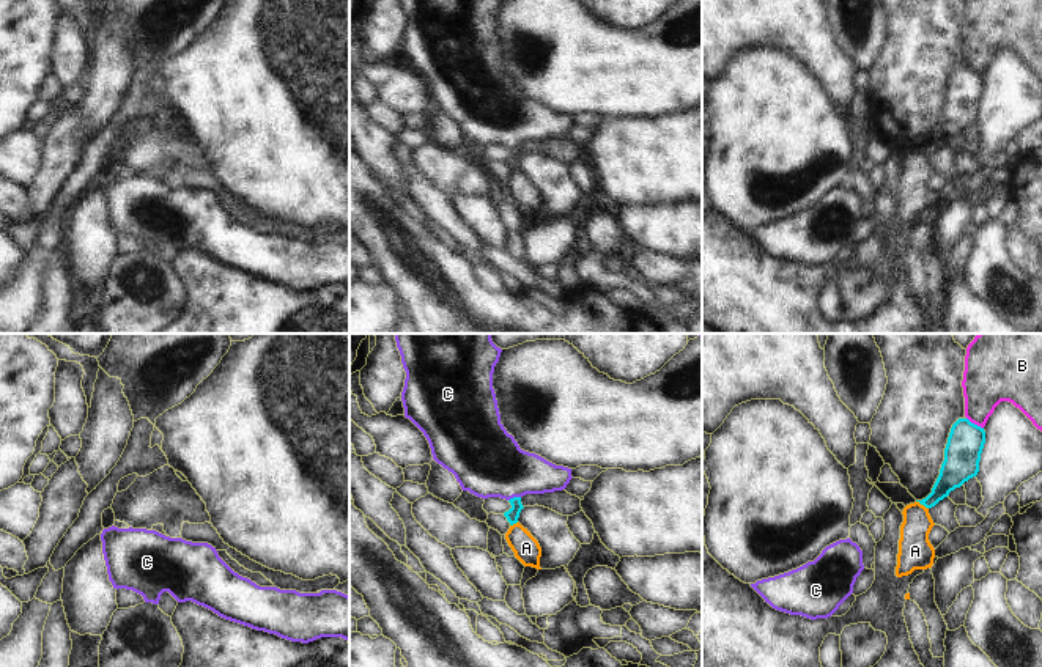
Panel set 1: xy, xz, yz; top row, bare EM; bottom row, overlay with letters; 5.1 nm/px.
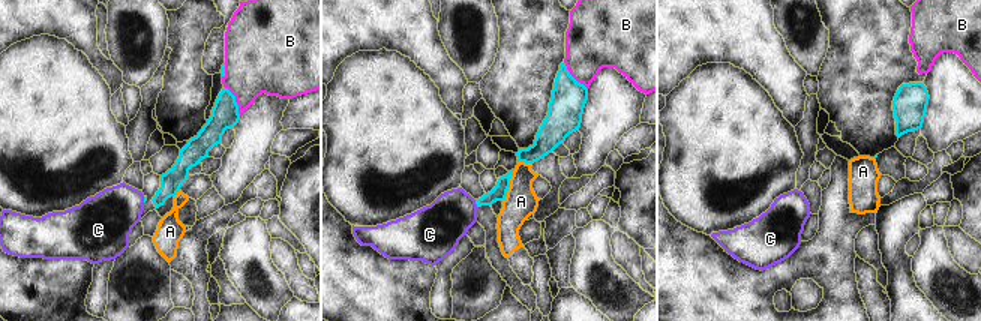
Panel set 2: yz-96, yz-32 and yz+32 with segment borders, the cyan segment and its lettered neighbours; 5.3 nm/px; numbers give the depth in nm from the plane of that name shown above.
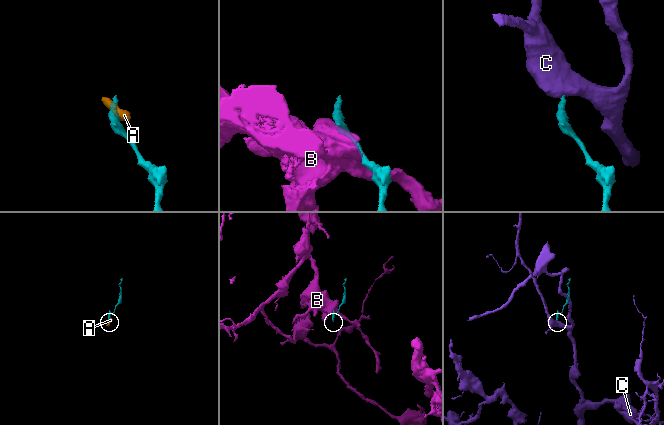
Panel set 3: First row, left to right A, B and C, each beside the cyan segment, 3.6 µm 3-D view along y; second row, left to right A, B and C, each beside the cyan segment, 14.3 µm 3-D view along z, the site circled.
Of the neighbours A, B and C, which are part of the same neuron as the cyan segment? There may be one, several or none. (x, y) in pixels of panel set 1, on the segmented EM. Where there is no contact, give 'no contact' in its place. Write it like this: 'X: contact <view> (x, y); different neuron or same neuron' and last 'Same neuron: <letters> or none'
A: contact yz (923, 504); different neuron
B: contact yz (973, 423); different neuron
C: contact xz (513, 497); same neuron
Same neuron: C

